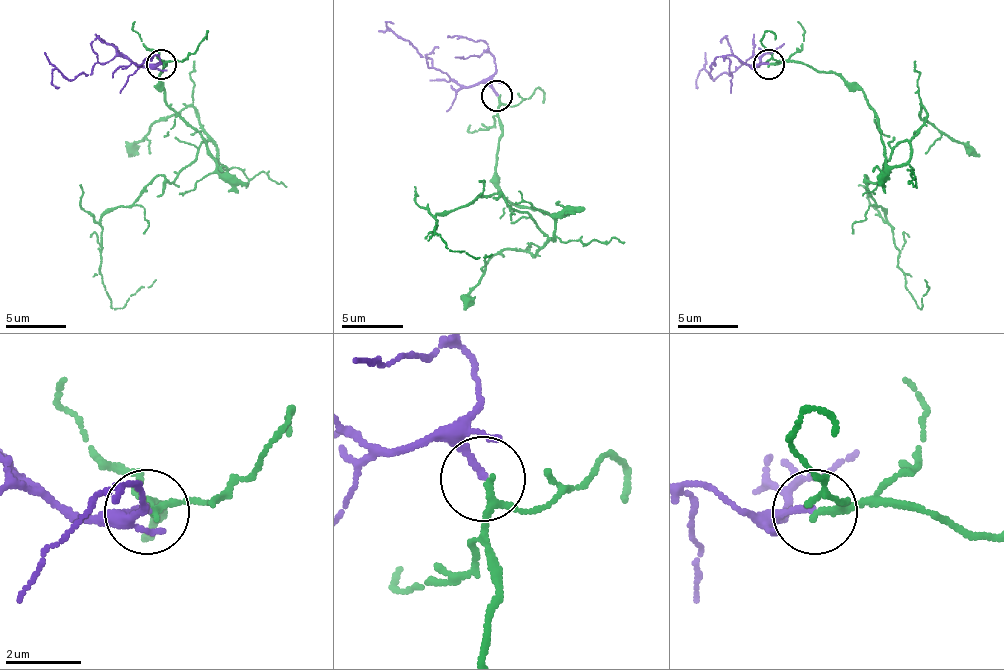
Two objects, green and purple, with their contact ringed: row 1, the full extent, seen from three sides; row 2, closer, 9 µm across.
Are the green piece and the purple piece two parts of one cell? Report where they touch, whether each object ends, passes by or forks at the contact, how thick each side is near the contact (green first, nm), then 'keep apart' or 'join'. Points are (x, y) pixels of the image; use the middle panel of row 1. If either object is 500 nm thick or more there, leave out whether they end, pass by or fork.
place (497, 95); green passes by; purple ends; calibres 150 and 180 nm; join

